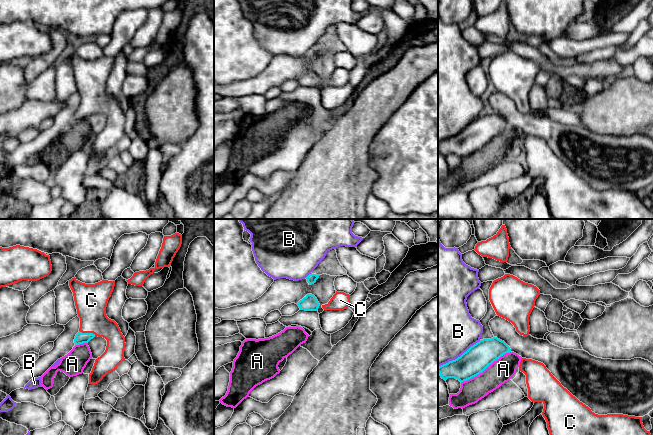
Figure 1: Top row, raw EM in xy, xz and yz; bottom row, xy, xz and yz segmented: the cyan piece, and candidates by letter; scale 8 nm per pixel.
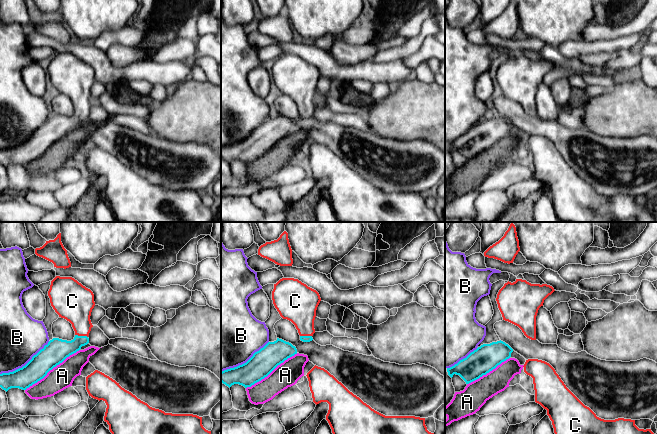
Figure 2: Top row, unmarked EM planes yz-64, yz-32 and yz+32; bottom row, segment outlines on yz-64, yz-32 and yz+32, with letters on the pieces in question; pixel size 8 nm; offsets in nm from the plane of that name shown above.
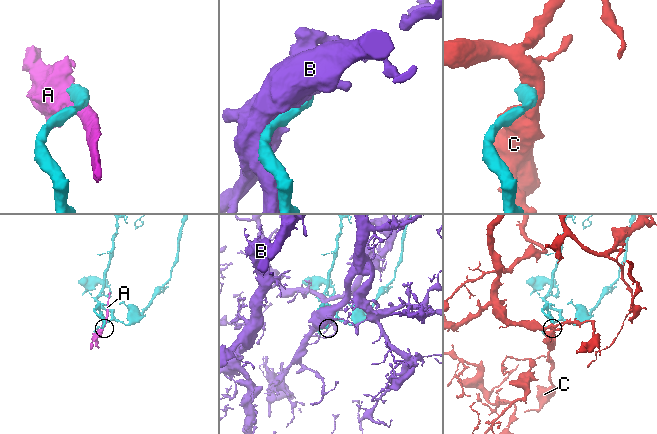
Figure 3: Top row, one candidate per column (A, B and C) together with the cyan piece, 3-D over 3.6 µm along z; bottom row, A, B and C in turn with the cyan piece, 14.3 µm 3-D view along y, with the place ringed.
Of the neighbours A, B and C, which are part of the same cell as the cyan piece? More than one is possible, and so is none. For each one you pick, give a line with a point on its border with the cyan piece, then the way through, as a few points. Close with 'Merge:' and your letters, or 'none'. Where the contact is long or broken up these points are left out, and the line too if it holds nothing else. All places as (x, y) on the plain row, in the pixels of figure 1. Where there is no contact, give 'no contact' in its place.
C: xy (87, 109) | across xy (80, 114), (87, 109), (90, 103), (90, 78)
Merge: C

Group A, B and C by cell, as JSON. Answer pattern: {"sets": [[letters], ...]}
{"sets": [["A"], ["B"], ["C"]]}

